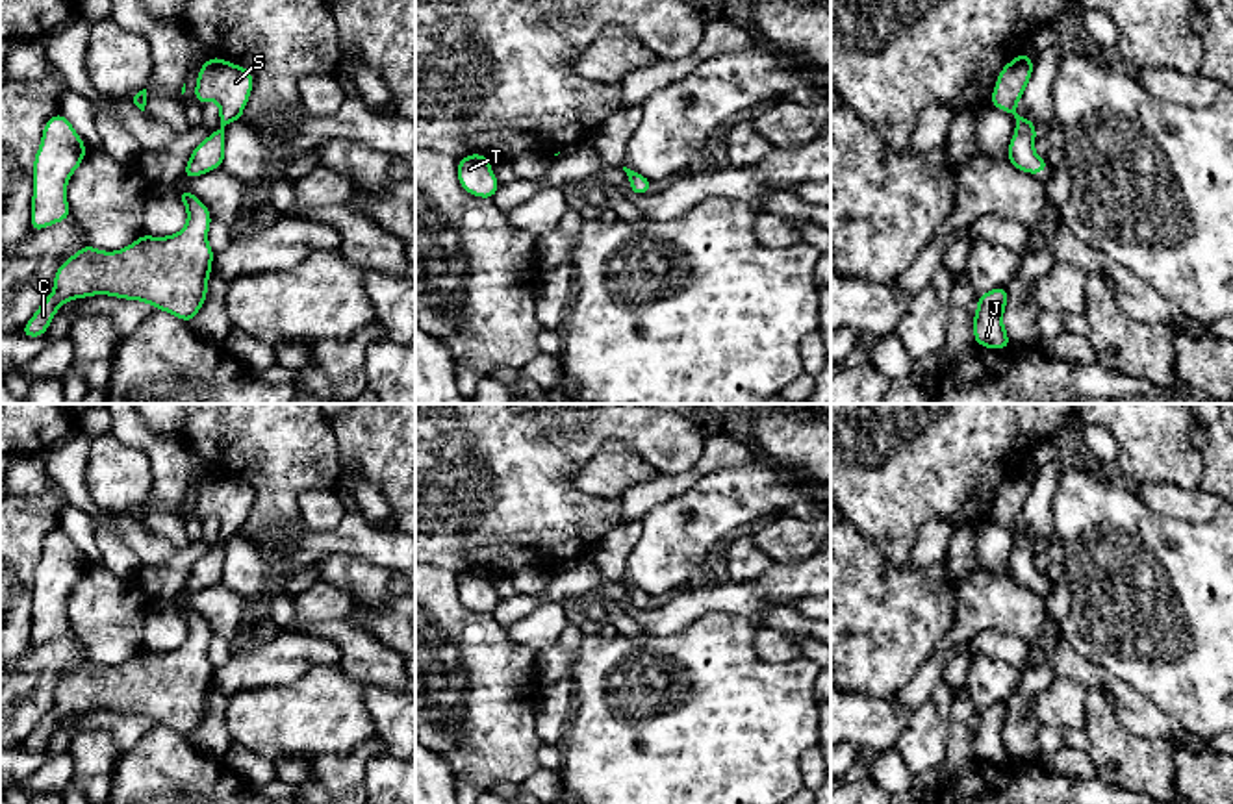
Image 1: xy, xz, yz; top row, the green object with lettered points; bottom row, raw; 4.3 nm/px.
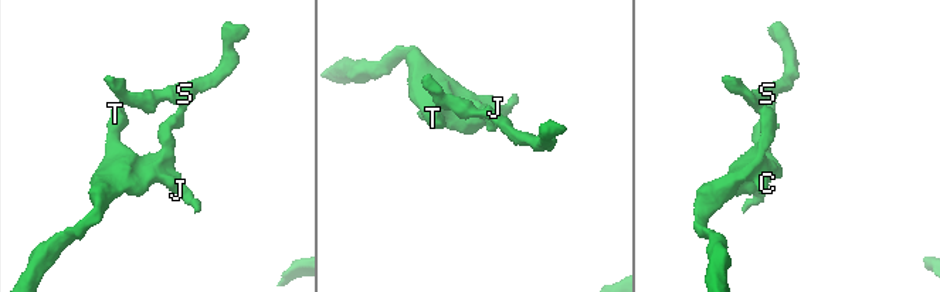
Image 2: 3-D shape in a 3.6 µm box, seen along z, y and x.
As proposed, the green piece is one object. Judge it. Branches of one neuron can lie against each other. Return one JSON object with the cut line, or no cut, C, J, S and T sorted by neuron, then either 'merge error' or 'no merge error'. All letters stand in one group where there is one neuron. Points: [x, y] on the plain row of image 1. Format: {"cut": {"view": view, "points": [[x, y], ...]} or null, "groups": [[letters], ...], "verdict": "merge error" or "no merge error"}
{"cut": null, "groups": [["C", "J", "S", "T"]], "verdict": "no merge error"}

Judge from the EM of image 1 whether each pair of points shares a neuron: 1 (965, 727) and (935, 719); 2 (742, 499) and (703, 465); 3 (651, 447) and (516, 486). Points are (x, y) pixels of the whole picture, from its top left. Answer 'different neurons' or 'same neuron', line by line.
1: different neurons
2: different neurons
3: same neuron

